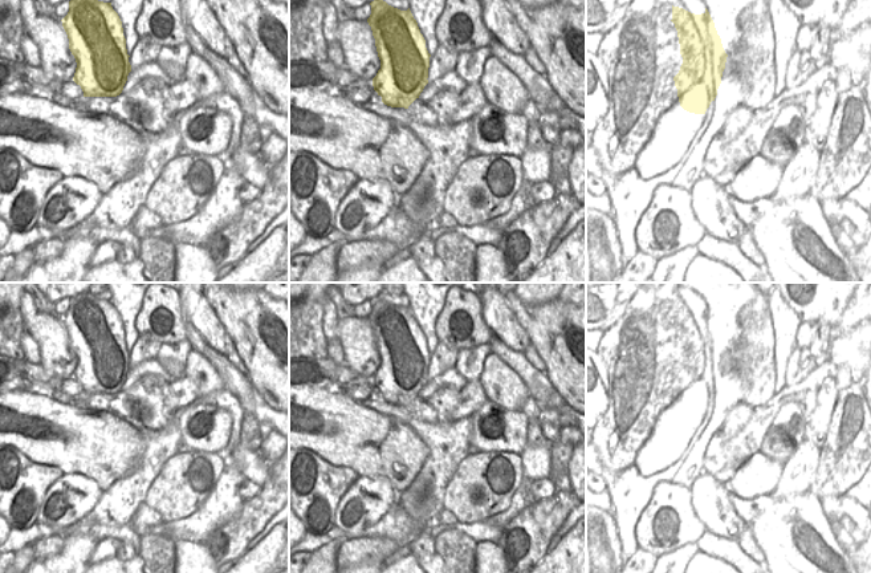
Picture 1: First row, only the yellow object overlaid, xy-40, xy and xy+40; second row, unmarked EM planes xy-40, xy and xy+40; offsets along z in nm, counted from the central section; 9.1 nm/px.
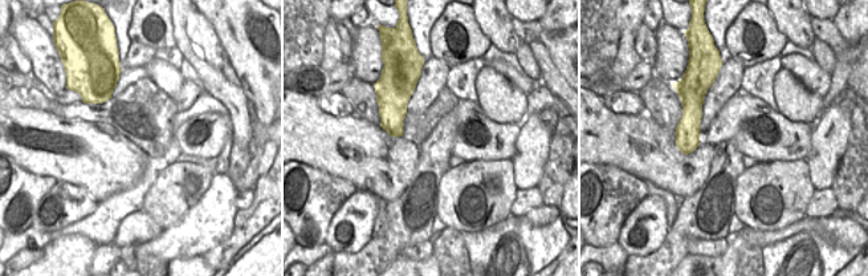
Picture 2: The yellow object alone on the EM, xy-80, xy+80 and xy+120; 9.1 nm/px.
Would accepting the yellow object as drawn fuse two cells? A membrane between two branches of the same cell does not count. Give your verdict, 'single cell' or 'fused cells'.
fused cells

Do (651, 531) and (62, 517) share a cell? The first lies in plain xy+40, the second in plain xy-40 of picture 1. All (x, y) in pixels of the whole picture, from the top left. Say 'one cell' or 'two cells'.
one cell

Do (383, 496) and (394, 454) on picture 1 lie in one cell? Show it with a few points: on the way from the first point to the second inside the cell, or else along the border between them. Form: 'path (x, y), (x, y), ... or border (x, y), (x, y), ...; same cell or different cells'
border (361, 476), (386, 478), (397, 494); different cells

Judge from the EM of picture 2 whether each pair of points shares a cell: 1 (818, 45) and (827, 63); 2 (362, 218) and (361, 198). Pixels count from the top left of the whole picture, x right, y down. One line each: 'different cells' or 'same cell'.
1: same cell
2: same cell

